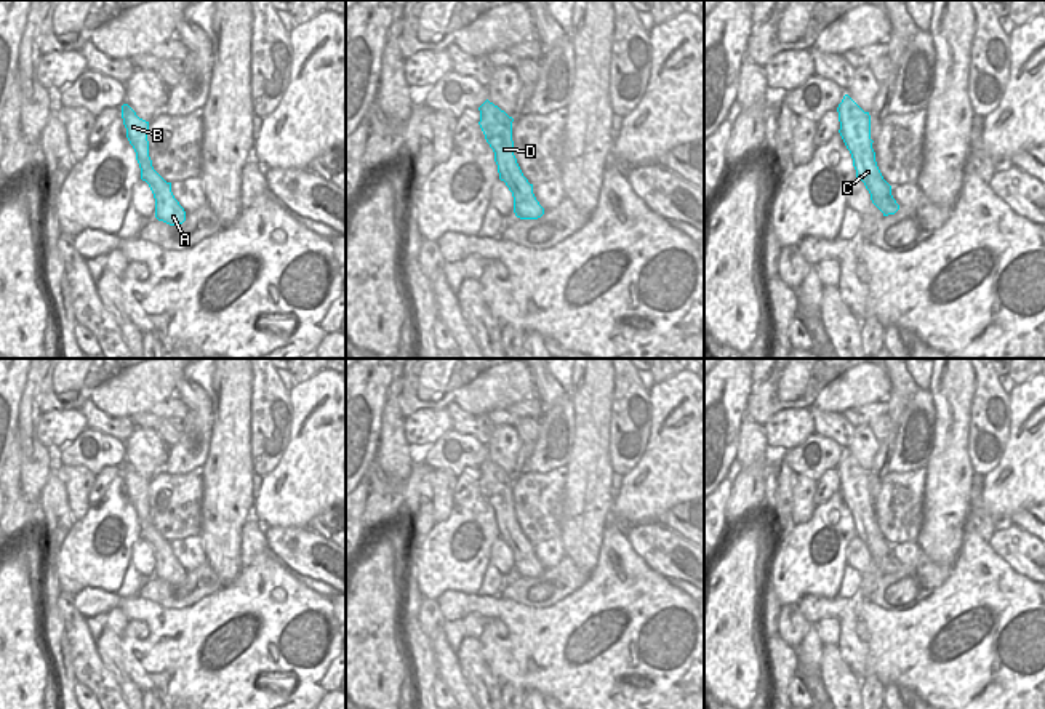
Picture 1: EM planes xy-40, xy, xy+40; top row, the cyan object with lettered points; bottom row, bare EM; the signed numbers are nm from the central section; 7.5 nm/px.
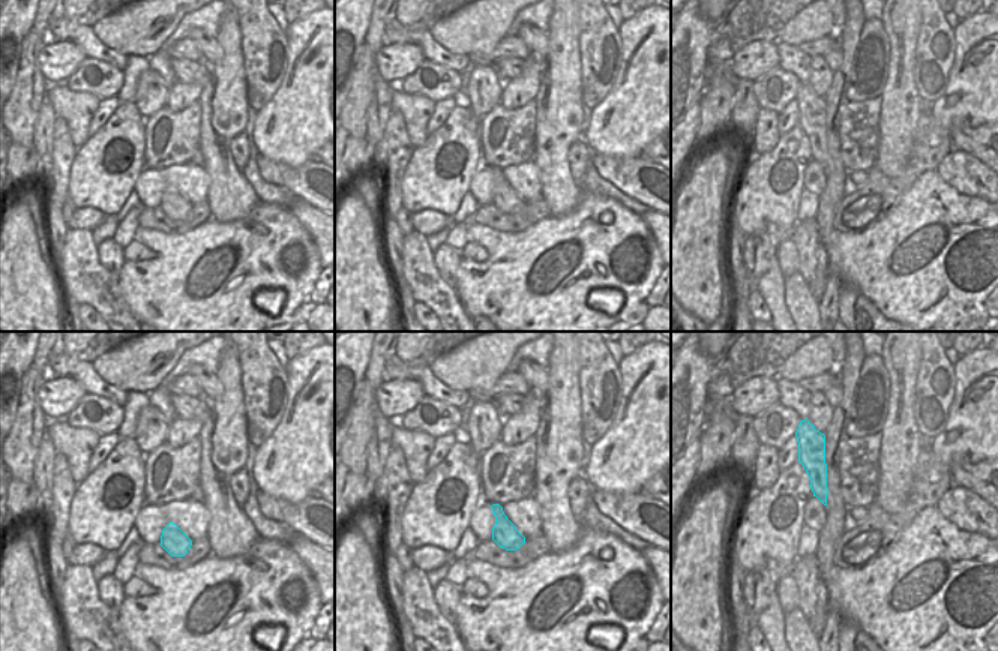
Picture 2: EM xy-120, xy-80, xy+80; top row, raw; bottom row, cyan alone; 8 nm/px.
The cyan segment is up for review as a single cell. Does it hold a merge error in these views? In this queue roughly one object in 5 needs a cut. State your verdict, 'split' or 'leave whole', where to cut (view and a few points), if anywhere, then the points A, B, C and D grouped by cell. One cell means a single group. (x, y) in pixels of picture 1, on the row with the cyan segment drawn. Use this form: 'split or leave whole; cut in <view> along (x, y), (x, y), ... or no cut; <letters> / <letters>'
leave whole; no cut; A B C D

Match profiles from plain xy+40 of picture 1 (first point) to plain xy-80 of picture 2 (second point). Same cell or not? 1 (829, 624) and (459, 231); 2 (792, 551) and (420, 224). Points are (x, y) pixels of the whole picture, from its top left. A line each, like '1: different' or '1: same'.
1: same
2: different

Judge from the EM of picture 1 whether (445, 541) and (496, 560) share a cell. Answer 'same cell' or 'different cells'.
different cells

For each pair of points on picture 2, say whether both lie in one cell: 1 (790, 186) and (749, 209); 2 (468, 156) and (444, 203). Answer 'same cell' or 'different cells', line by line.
1: same cell
2: same cell

